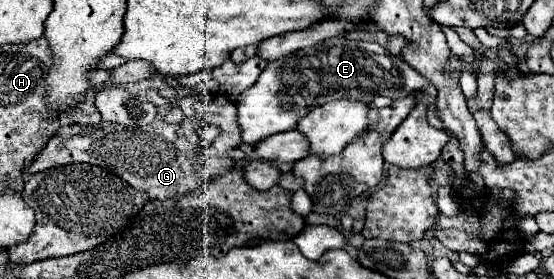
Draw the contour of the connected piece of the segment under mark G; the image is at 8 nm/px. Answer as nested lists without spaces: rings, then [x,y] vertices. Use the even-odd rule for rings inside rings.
[[[157,89],[141,91],[145,99],[157,105],[157,117],[151,125],[131,129],[115,123],[99,123],[93,127],[85,125],[65,125],[61,127],[47,143],[47,147],[37,155],[37,159],[27,167],[29,173],[39,173],[51,167],[69,165],[69,163],[91,163],[99,165],[123,181],[133,185],[139,191],[149,193],[151,199],[169,199],[181,197],[189,191],[201,187],[209,177],[215,177],[223,171],[229,171],[235,161],[227,159],[227,151],[235,149],[241,143],[241,129],[237,123],[237,107],[231,101],[199,101],[195,97],[177,99],[177,105],[183,109],[183,123],[169,125],[163,121],[163,115],[169,111],[169,101],[163,99]],[[207,125],[217,125],[221,133],[215,137],[211,145],[211,157],[199,157],[195,151],[199,149],[199,129]]]

